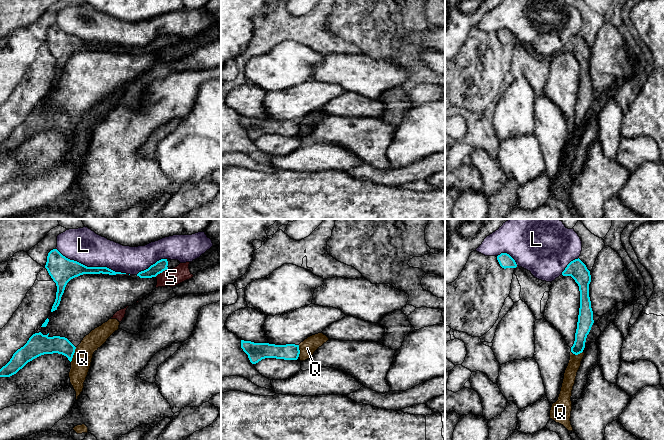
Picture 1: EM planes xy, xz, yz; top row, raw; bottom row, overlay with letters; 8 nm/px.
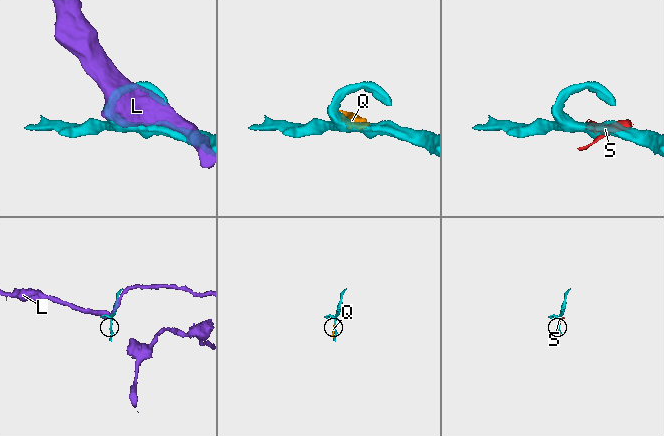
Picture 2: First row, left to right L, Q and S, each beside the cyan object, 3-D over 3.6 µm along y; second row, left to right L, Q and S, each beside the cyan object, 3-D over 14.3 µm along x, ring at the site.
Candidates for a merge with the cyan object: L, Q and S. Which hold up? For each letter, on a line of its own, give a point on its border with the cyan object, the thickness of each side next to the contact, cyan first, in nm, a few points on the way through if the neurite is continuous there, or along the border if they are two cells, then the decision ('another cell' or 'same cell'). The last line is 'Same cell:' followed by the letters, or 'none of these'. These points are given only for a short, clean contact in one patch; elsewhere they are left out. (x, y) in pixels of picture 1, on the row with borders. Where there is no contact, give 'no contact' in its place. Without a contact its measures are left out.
L: xy (91, 267) | 200/280 nm | another cell
Q: xy (73, 354) | 140/160 nm | along xy (76, 347), (70, 361) | another cell
S: xy (161, 272) | 90/140 nm | another cell
Same cell: none of these

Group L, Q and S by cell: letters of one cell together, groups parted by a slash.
L / Q S

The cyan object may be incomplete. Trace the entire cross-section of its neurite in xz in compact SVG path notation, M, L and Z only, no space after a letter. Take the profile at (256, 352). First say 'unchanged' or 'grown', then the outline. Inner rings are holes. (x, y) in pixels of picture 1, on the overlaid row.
unchanged; M241 340L241 348L252 364L265 358L297 360L300 354L299 345L295 344L275 345Z

